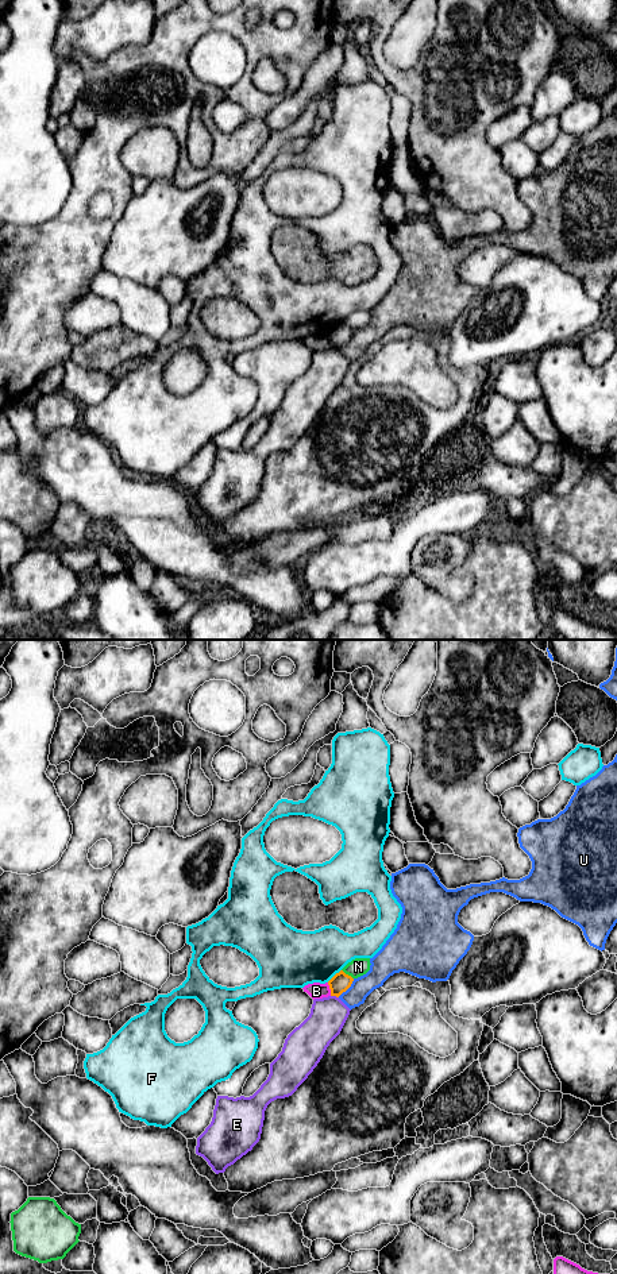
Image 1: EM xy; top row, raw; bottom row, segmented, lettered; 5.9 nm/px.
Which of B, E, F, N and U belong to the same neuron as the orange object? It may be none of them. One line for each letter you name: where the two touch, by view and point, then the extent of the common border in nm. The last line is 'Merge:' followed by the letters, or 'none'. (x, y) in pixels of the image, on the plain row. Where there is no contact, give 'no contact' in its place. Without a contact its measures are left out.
Merge: none

